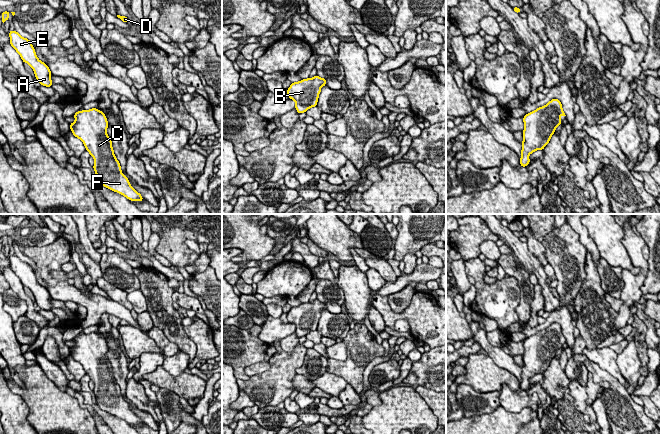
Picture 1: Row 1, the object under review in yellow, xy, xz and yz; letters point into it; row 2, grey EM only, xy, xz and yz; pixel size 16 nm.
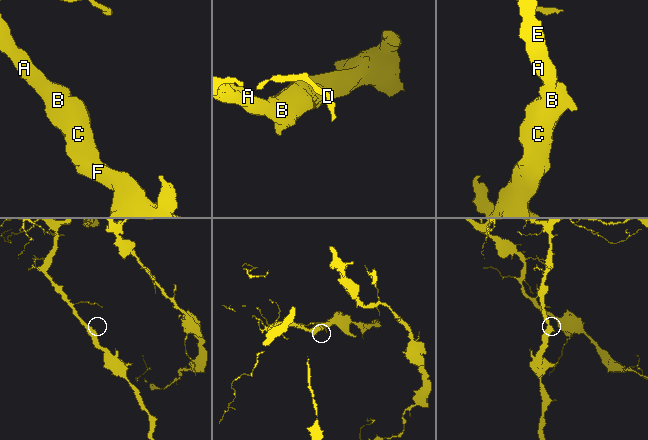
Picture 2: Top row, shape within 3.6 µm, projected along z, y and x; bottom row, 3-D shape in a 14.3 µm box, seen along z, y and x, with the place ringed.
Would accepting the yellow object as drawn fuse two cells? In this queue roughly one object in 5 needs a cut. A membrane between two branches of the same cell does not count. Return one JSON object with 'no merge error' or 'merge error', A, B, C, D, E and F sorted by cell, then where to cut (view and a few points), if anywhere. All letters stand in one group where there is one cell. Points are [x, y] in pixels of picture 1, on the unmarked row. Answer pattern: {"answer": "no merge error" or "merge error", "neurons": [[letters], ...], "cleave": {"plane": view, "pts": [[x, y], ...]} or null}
{"answer": "no merge error", "neurons": [["A", "B", "C", "D", "E", "F"]], "cleave": null}

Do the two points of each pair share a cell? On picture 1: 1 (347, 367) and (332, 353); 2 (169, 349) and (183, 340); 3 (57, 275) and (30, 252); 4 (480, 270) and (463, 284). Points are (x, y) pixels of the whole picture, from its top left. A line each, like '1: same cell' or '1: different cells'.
1: different cells
2: different cells
3: same cell
4: different cells

